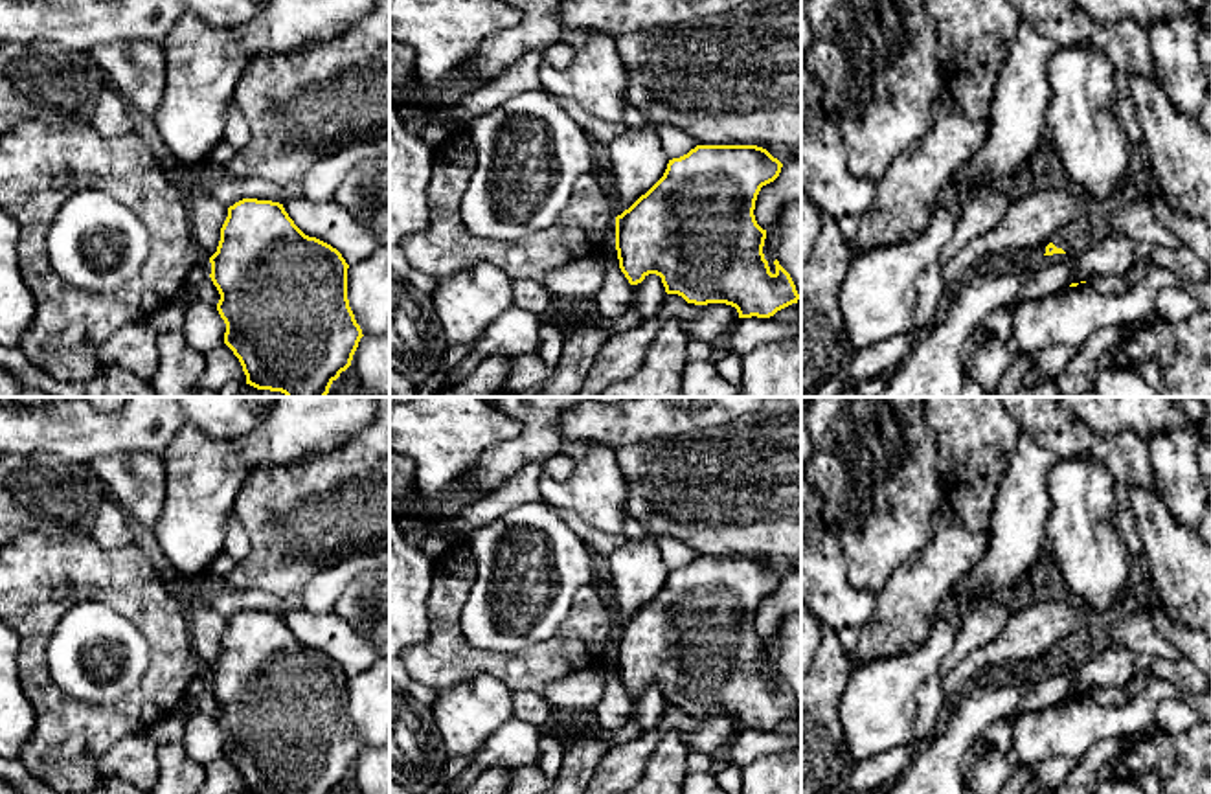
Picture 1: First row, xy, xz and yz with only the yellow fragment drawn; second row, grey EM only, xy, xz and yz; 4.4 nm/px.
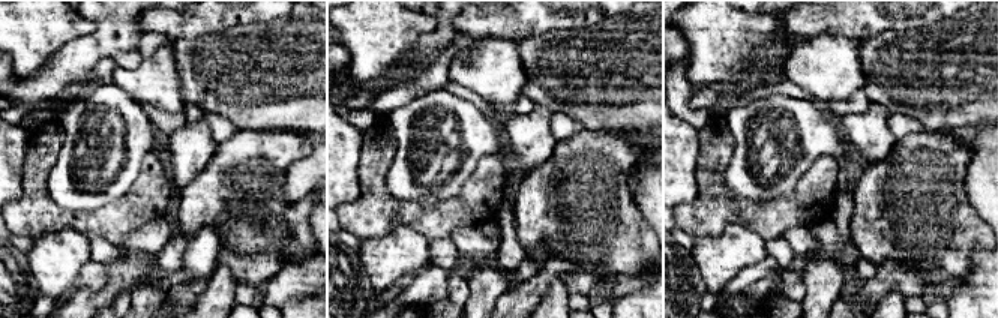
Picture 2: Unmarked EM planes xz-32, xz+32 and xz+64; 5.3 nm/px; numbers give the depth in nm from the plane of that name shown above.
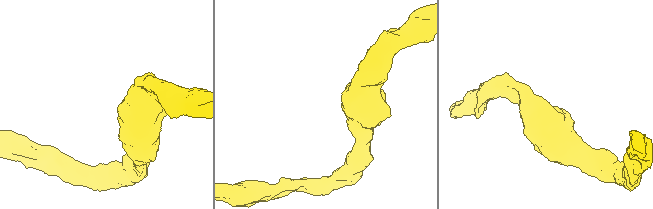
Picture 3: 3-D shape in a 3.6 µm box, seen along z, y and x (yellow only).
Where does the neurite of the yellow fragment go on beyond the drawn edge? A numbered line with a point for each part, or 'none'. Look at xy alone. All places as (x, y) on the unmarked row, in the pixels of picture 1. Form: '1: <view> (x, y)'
none

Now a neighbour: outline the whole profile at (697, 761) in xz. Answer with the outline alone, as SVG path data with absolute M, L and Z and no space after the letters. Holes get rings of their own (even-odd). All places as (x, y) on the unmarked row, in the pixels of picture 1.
M689 752L685 761L687 774L695 772L711 772L717 768L717 763L711 754Z

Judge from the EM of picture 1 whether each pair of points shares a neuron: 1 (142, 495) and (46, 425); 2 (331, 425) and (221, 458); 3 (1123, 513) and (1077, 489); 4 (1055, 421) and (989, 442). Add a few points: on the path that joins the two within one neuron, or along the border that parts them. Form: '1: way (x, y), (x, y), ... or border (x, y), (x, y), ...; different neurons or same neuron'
1: border (136, 451), (105, 453), (89, 462); different neurons
2: way (304, 425), (248, 453); same neuron
3: border (1116, 484), (1114, 530), (1127, 552); different neurons
4: border (1009, 416), (1022, 431); different neurons

